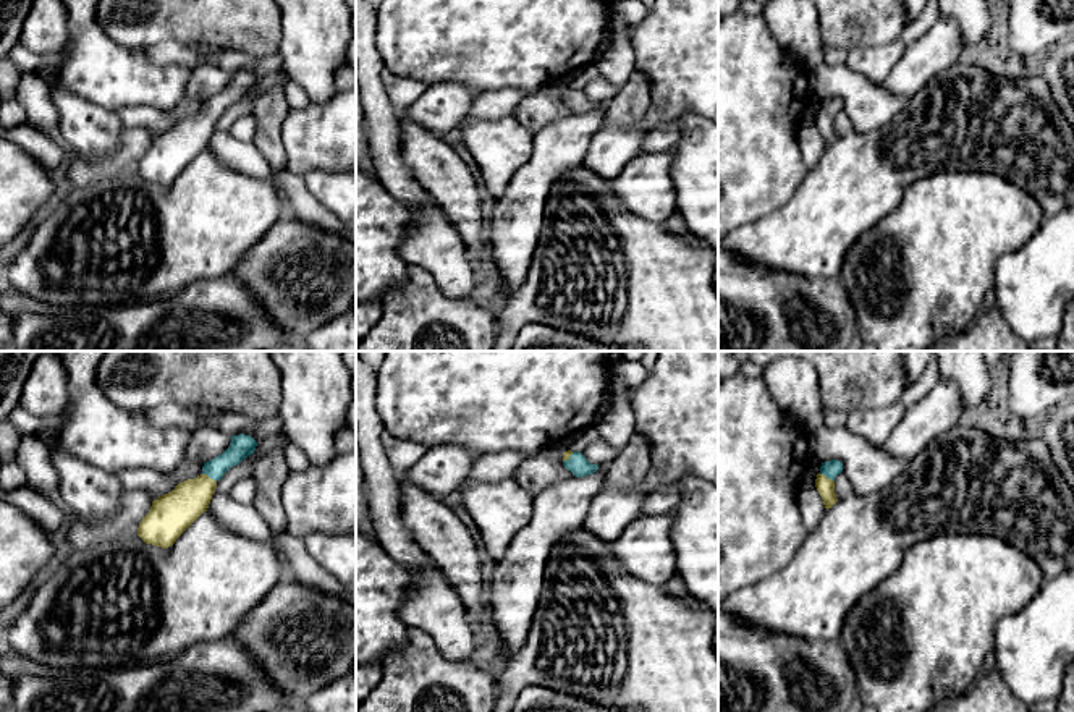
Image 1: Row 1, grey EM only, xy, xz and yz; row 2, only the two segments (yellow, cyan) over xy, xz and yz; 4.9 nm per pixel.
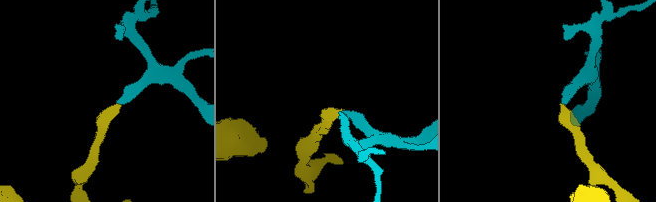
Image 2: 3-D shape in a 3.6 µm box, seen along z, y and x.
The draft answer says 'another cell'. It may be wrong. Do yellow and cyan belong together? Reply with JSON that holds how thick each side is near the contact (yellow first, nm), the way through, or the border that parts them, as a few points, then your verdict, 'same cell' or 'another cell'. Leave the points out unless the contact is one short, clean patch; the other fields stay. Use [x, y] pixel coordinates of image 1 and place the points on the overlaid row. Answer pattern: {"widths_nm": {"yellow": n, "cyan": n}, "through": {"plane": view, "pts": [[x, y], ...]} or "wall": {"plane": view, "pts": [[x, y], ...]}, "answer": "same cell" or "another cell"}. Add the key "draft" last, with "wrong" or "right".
{"widths_nm": {"yellow": 90, "cyan": 80}, "through": {"plane": "yz", "pts": [[825, 486], [825, 476], [832, 468]]}, "answer": "same cell", "draft": "wrong"}

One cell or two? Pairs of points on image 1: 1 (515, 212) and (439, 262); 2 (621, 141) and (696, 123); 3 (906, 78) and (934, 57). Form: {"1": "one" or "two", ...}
{"1": "two", "2": "two", "3": "one"}

